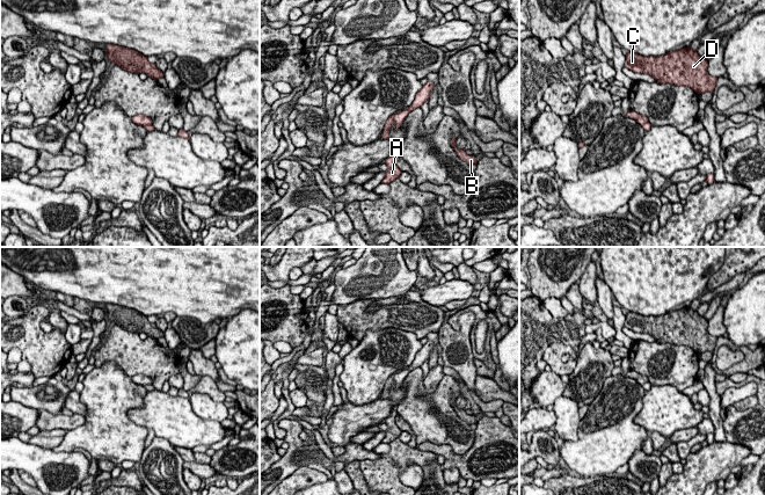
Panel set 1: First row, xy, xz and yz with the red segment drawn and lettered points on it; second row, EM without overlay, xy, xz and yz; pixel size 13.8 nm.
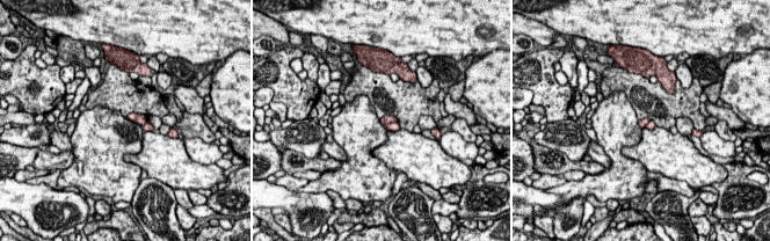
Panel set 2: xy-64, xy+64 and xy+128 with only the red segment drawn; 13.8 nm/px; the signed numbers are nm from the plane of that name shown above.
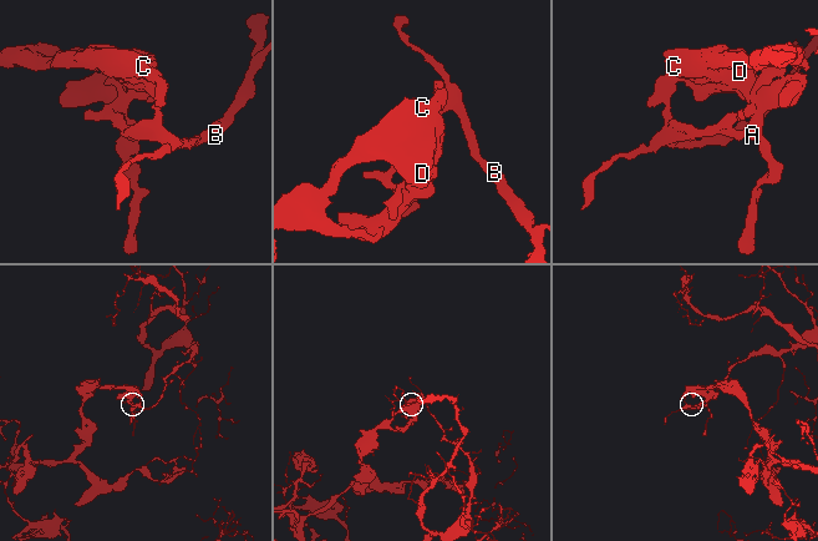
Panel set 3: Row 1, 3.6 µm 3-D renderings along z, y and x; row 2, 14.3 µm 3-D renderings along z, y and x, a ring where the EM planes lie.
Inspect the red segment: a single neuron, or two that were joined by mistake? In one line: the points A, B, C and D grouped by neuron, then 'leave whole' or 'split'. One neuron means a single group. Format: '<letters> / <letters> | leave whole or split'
A B C D | leave whole

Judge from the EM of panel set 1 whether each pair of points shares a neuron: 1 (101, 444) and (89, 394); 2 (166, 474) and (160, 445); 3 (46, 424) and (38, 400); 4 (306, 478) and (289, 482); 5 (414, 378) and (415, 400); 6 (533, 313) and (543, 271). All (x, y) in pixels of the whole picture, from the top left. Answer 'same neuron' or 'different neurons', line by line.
1: same neuron
2: same neuron
3: different neurons
4: same neuron
5: same neuron
6: different neurons

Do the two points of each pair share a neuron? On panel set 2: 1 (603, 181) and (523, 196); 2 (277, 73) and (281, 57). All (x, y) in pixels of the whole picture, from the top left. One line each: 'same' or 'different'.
1: different
2: same

